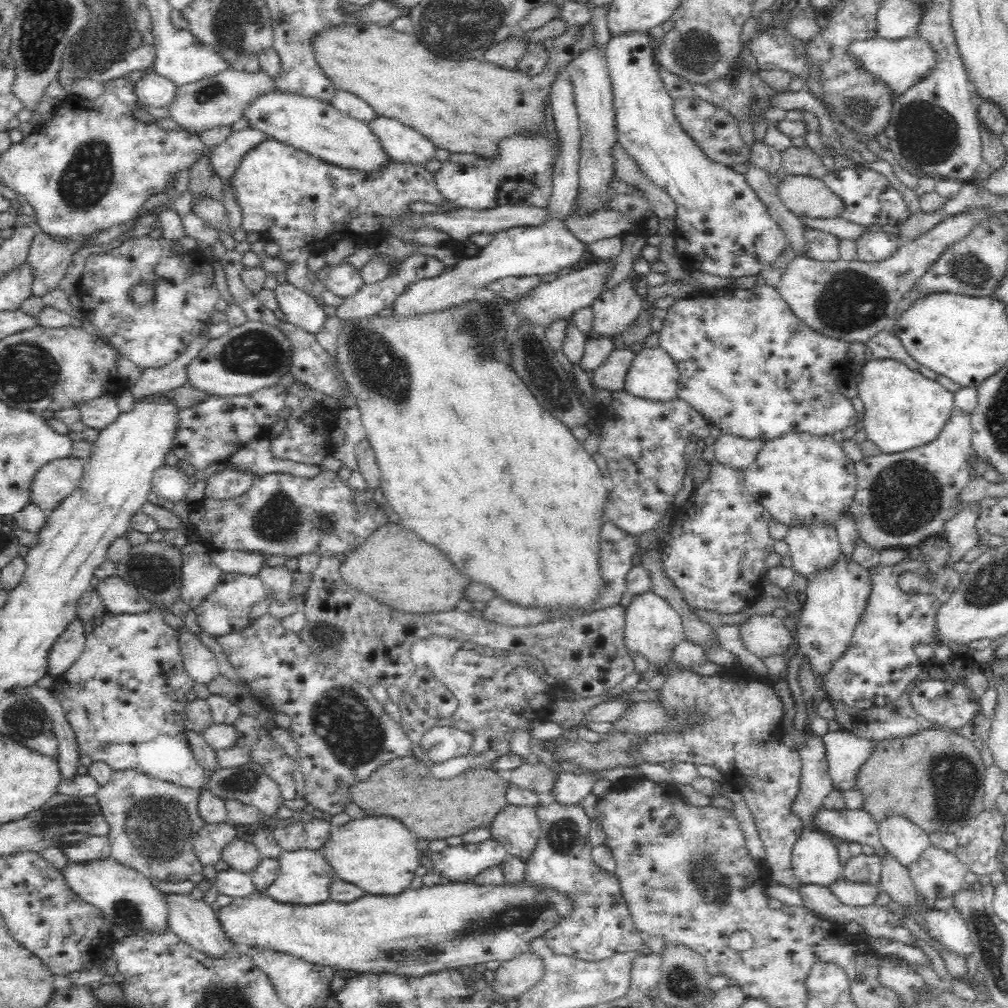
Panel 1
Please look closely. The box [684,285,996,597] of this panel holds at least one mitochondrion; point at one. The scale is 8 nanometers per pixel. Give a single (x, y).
(904, 497)

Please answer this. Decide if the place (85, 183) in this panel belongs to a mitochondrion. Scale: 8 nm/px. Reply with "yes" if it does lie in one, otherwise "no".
yes

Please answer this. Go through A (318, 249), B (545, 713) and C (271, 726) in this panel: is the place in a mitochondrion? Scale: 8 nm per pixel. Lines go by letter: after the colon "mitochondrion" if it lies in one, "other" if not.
A: other
B: other
C: other

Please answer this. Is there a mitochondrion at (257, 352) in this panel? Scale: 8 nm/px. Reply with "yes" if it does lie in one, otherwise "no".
yes

